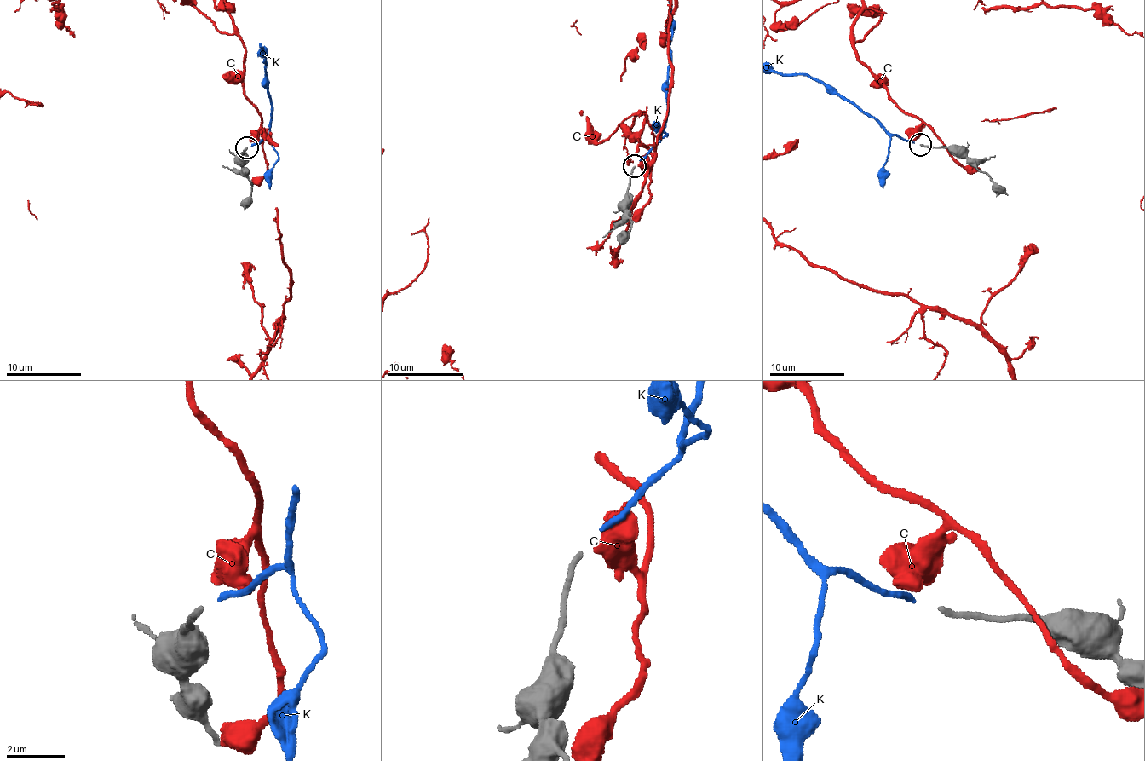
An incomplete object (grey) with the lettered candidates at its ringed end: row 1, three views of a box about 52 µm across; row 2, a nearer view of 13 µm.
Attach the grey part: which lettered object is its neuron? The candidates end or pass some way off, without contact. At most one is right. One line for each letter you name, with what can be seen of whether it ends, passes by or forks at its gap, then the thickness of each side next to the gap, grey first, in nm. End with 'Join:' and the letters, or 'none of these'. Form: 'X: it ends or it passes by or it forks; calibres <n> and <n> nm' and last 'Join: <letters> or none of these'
K: it ends; calibres 180 and 200 nm
Join: K

